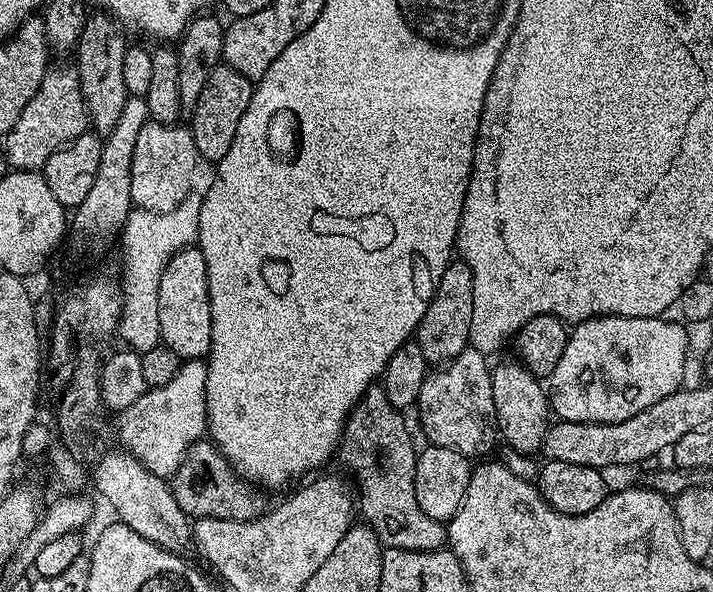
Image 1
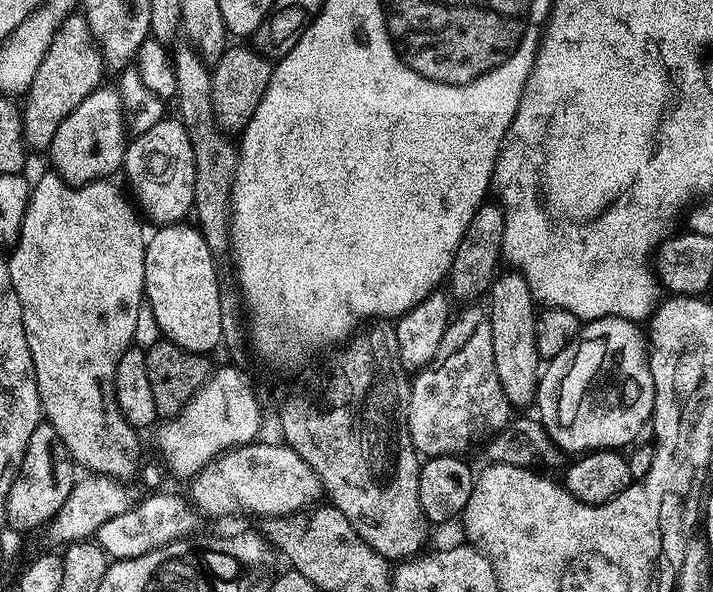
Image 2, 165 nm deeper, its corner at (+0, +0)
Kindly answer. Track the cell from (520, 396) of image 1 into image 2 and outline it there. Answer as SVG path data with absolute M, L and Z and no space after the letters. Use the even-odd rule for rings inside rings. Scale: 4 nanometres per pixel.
M508 270L497 275L492 282L490 297L492 296L492 308L488 312L490 322L490 338L494 342L494 366L498 370L498 382L502 382L502 390L506 394L509 405L513 409L524 408L535 405L536 391L540 385L540 373L542 371L542 361L536 349L536 317L538 315L538 305L532 299L529 287L524 279L514 270Z

